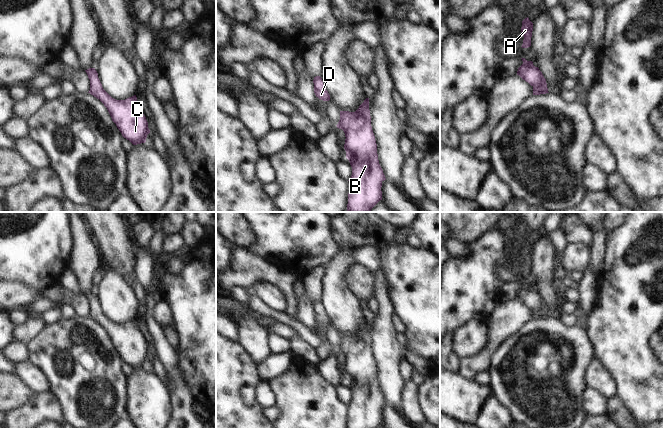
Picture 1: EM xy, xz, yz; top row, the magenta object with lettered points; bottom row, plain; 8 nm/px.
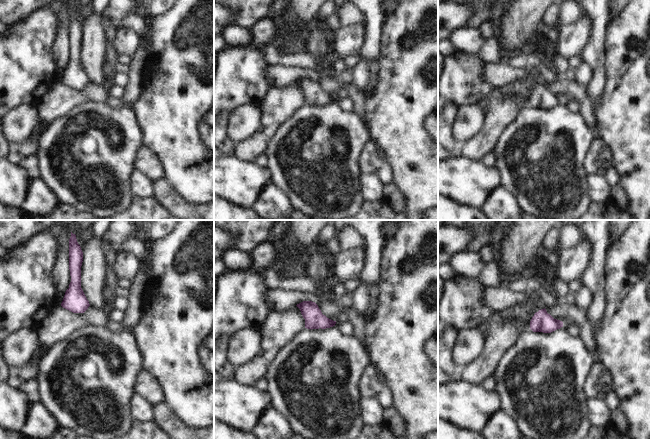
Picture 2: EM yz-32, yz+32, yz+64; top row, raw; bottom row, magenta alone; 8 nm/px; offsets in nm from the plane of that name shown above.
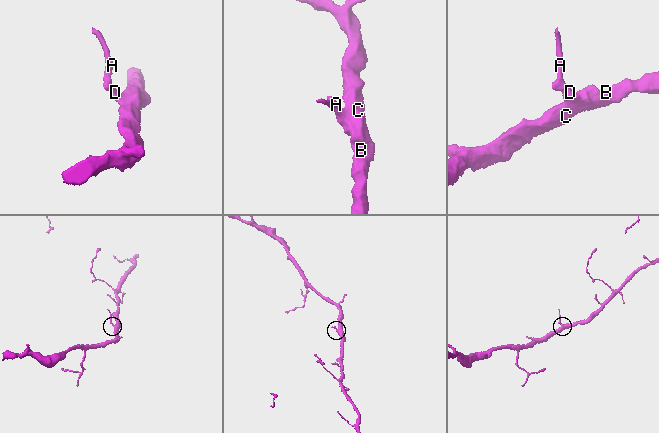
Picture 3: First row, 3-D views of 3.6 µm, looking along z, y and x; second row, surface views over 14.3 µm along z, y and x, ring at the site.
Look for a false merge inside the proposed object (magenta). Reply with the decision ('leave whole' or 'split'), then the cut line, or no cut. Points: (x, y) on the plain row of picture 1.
leave whole; no cut

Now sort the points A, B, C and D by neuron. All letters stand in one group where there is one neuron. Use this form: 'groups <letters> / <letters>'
groups A B C D

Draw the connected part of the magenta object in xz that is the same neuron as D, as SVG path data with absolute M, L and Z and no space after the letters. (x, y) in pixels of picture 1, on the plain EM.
M320 300L314 301L313 307L314 307L314 317L316 321L318 321L323 325L329 325L330 319L326 314L325 309L323 308L322 302Z

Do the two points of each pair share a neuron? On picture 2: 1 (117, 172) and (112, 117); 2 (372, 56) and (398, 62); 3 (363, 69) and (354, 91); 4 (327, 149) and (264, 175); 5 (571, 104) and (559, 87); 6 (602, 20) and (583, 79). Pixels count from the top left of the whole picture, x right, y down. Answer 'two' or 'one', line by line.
1: one
2: two
3: two
4: two
5: two
6: two

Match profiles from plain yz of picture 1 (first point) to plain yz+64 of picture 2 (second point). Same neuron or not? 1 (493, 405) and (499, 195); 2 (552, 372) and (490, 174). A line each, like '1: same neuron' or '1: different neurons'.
1: same neuron
2: different neurons

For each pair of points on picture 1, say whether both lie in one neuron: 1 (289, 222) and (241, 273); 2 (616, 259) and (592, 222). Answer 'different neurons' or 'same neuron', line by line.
1: different neurons
2: different neurons

